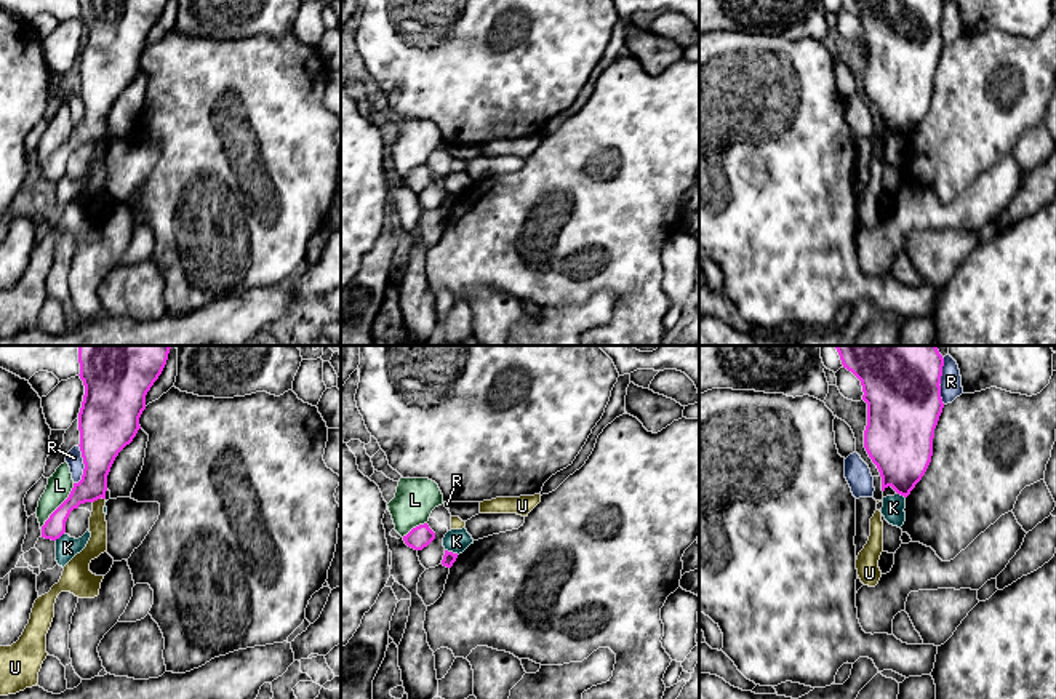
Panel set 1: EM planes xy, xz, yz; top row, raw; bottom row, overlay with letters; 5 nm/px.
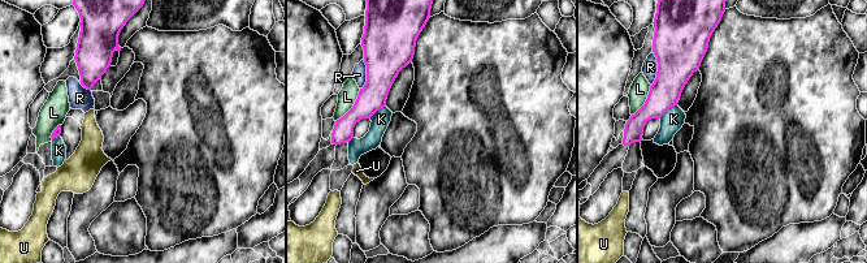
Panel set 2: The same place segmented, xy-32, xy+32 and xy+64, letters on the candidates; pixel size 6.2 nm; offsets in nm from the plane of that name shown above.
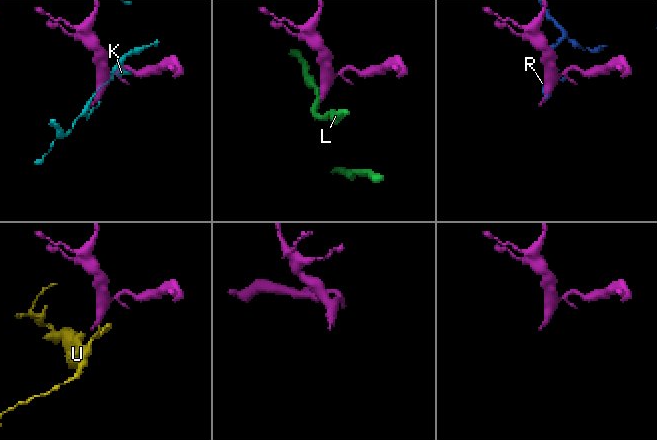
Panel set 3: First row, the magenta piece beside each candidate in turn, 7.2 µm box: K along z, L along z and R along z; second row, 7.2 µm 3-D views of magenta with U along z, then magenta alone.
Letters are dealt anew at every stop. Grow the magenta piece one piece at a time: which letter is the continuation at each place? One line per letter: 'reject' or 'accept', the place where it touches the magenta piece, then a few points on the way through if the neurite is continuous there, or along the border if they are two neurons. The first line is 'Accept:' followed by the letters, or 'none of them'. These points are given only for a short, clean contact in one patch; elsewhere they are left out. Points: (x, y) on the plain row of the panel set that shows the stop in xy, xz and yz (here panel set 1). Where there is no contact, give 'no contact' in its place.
Accept: none of them
K: reject | xz (452, 194)
L: reject | xy (60, 147) | along xy (74, 125), (69, 138), (40, 170)
R: reject | yz (940, 23)
U: reject | xy (98, 139) | along xy (104, 139), (98, 139), (93, 144)

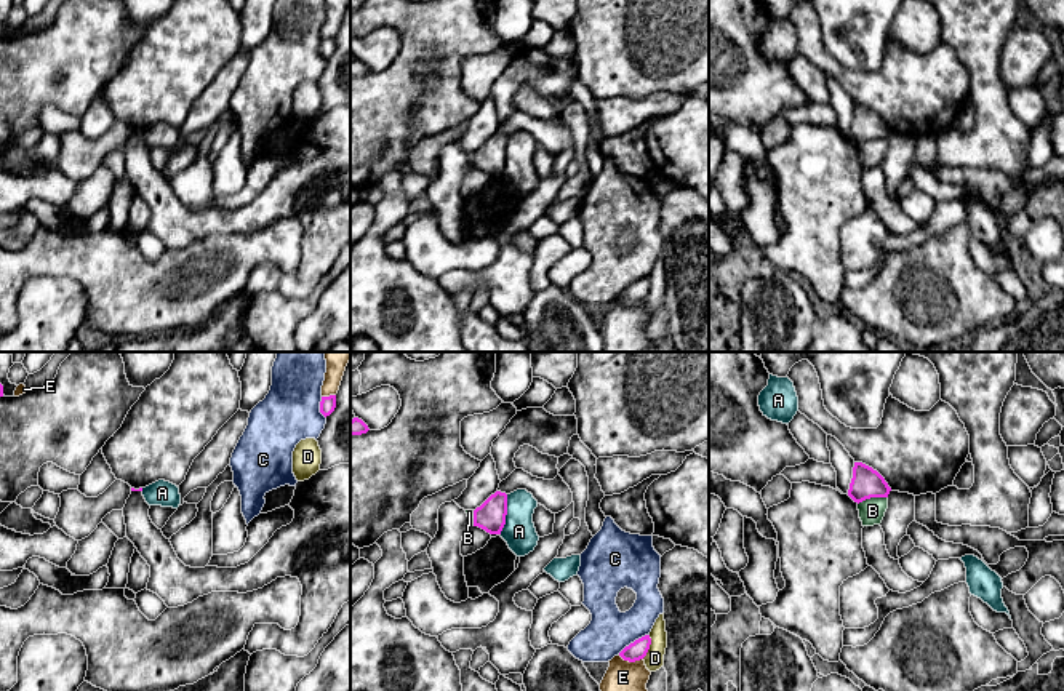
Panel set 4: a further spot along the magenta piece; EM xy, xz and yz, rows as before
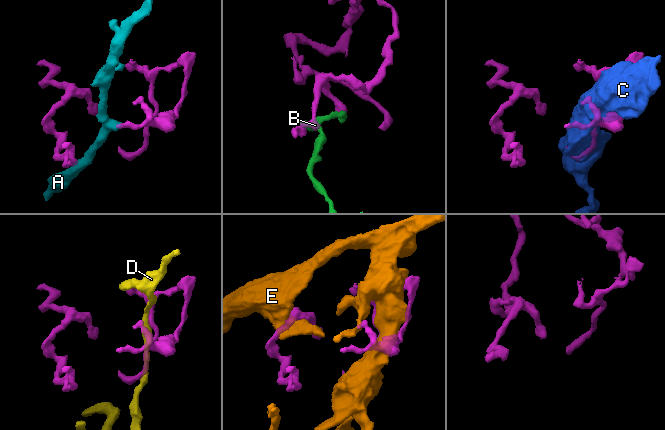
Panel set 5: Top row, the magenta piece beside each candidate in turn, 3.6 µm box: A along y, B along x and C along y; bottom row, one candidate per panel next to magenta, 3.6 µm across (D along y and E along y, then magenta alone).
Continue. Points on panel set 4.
Accept: none of them
A: reject | xz (506, 155)
B: reject | yz (872, 138) | along yz (887, 138), (871, 138), (858, 146)
C: reject | xz (634, 283)
D: reject | xz (648, 288)
E: reject | xz (631, 303)

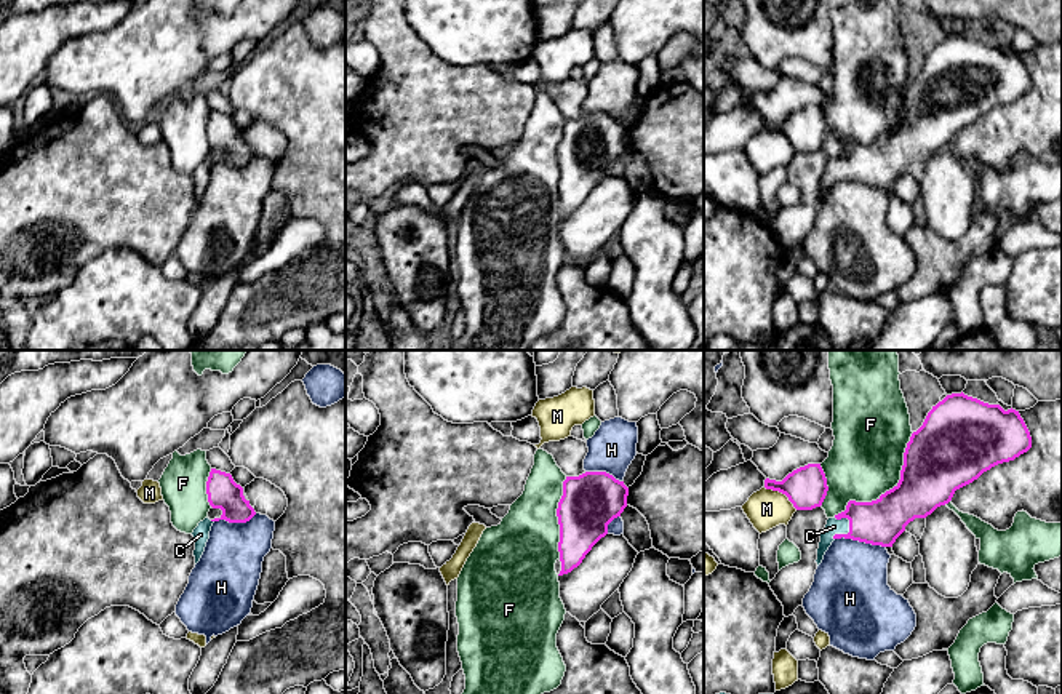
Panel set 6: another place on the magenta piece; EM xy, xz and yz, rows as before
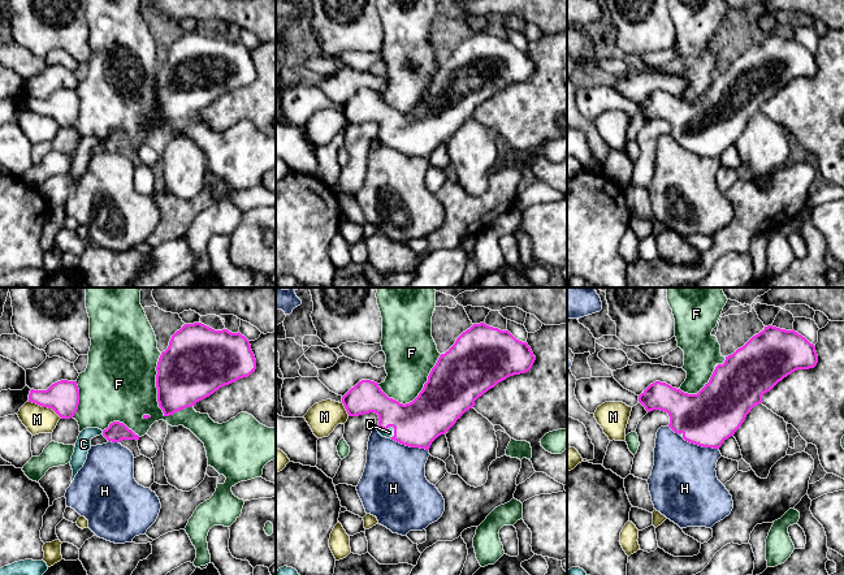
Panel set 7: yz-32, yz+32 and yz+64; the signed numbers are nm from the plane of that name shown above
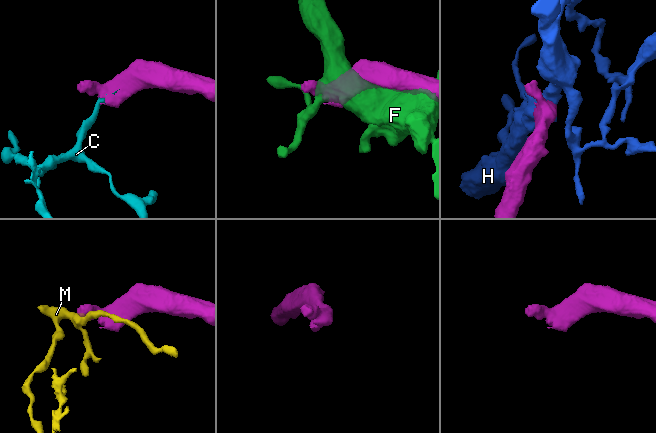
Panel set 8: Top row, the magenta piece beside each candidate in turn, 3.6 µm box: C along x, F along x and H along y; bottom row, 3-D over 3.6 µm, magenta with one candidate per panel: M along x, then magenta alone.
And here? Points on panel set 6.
Accept: C
C: accept | yz (848, 175) | across yz (880, 163), (859, 163), (848, 175), (842, 168), (834, 168)
F: reject | yz (890, 131)
H: reject | yz (861, 183)
M: reject | yz (782, 135) | along yz (765, 128), (781, 133), (797, 151)

